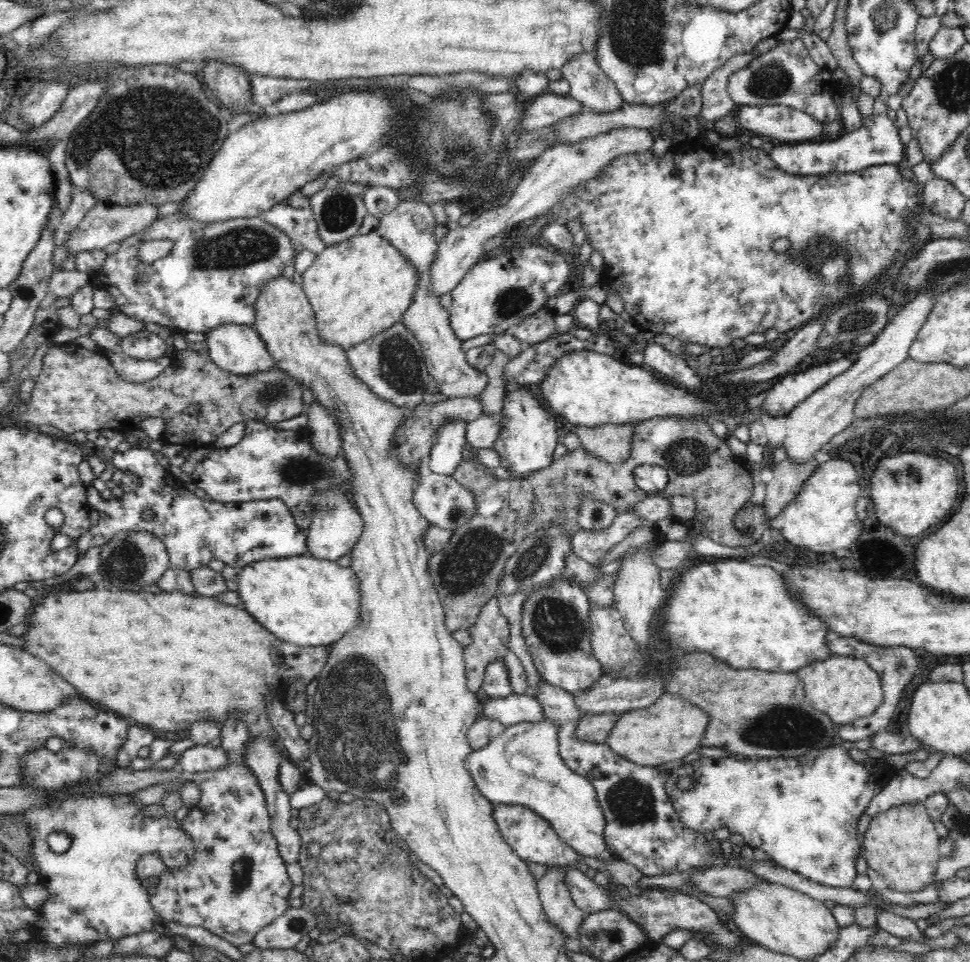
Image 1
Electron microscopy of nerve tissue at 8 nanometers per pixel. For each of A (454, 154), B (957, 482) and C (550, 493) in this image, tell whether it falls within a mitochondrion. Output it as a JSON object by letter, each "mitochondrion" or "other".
{"A":"mitochondrion","B":"other","C":"other"}

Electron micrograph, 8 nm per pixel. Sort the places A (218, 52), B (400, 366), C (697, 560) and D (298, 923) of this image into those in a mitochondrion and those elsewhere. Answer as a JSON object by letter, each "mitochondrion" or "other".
{"A":"other","B":"mitochondrion","C":"other","D":"mitochondrion"}

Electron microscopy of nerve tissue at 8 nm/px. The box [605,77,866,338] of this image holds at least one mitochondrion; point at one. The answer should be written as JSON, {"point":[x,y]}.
{"point":[822,254]}

